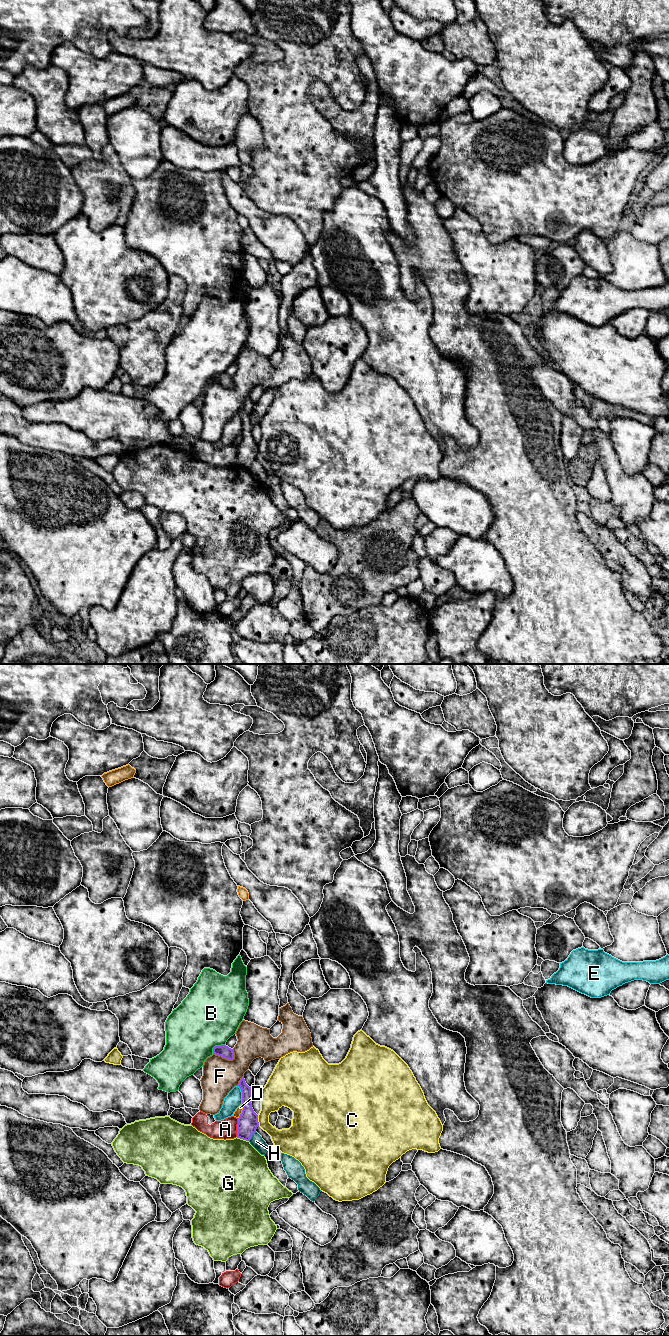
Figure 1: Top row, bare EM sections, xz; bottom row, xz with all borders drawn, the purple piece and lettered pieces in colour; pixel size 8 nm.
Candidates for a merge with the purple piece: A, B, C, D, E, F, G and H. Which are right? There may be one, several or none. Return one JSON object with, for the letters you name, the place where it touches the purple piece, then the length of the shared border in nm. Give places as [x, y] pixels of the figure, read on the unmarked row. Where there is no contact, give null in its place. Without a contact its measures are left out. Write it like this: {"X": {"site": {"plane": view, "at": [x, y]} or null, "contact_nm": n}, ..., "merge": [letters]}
{"merge": []}

